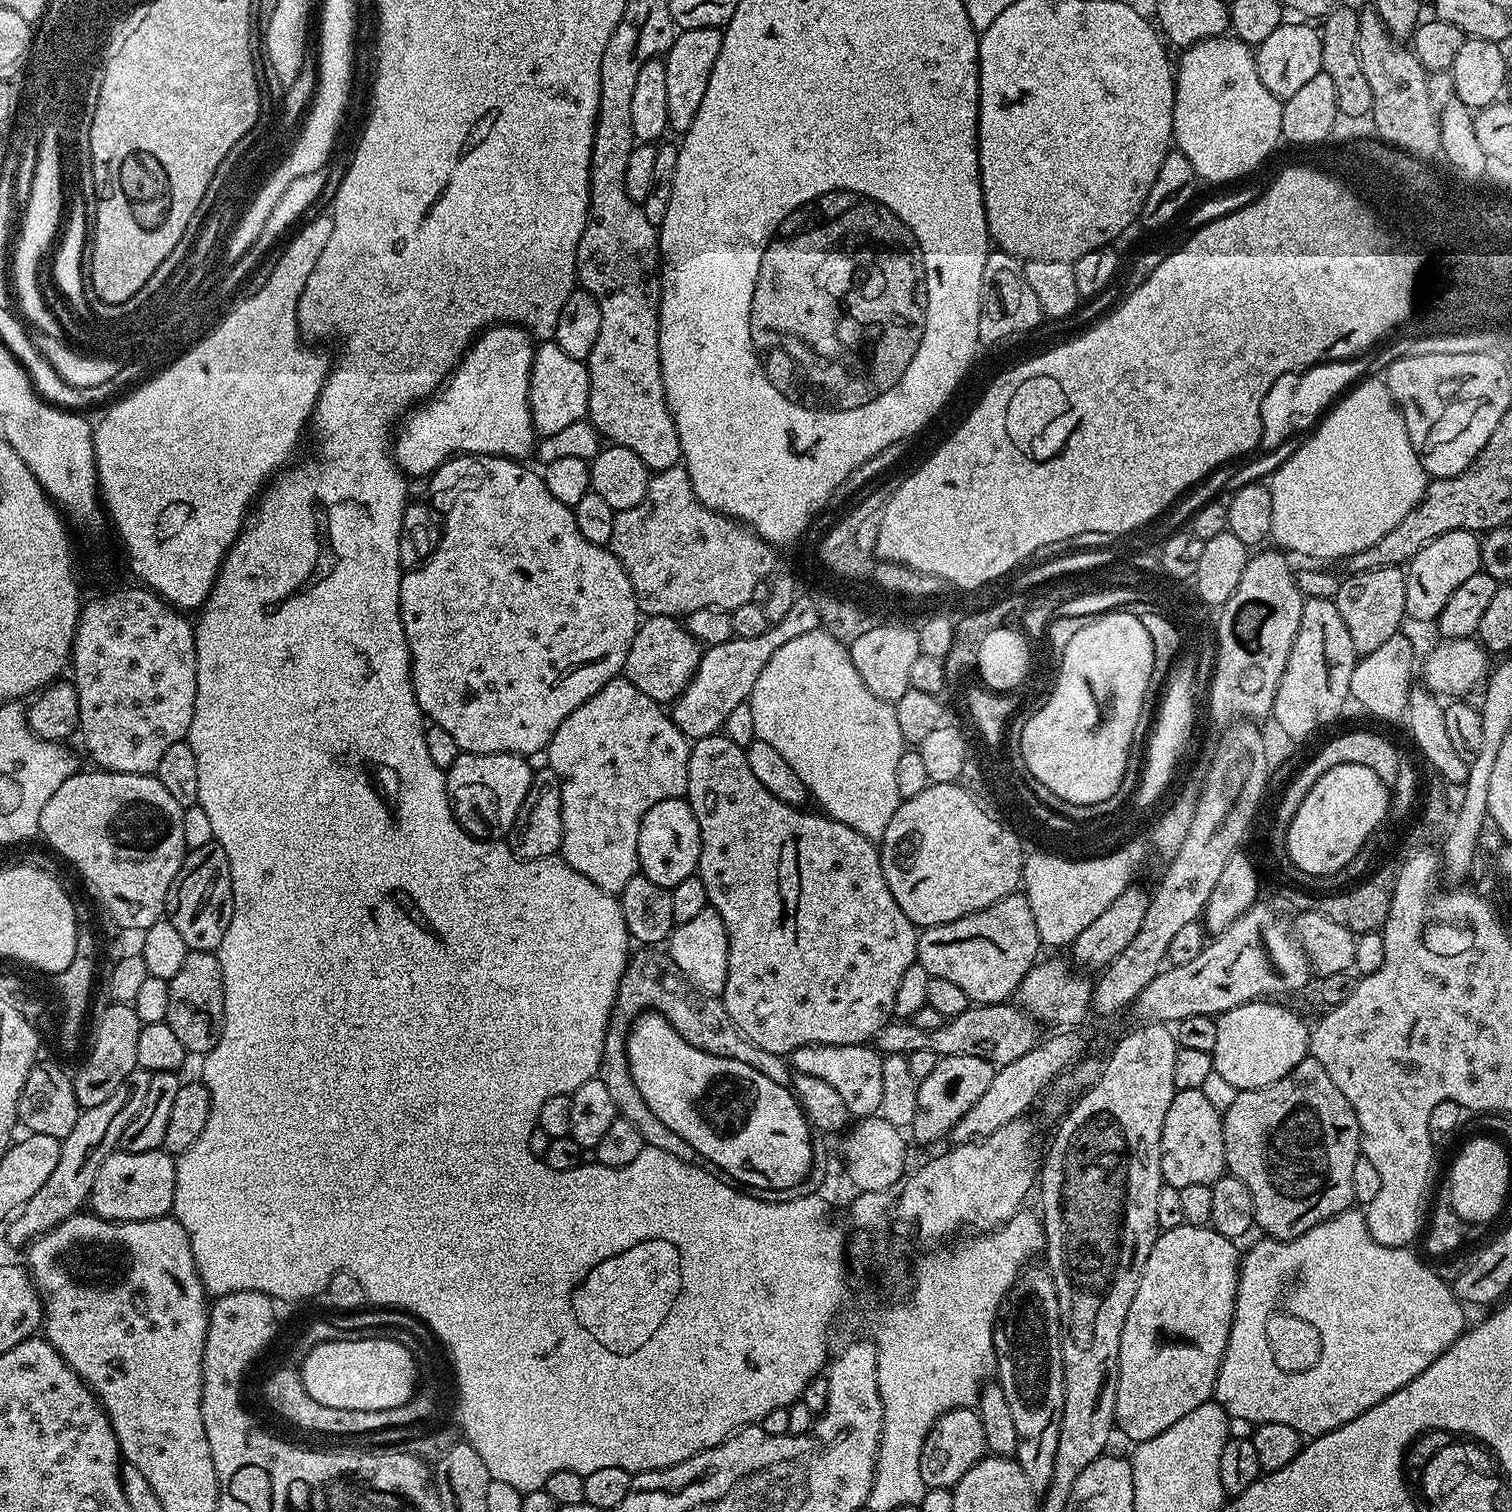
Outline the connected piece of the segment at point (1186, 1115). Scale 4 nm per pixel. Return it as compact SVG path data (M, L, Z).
M1200 1088L1194 1090L1177 1090L1174 1098L1170 1102L1170 1110L1166 1110L1166 1122L1162 1122L1162 1142L1160 1143L1160 1179L1163 1183L1175 1188L1185 1188L1186 1186L1198 1186L1199 1184L1212 1184L1218 1177L1225 1175L1226 1165L1224 1163L1224 1118L1221 1112L1210 1106L1209 1099L1202 1094Z

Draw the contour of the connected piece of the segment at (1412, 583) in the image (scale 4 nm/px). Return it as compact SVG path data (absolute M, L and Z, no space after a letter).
M1454 530L1450 534L1442 534L1442 538L1434 538L1430 546L1422 549L1416 557L1406 565L1406 616L1411 620L1428 620L1435 622L1442 614L1442 606L1450 602L1450 594L1466 582L1466 578L1481 571L1480 558L1481 537L1475 532Z

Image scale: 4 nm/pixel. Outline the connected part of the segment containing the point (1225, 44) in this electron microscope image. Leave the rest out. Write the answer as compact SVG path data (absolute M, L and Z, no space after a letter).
M1226 34L1187 47L1176 64L1172 114L1175 149L1190 162L1197 179L1232 182L1256 169L1281 143L1283 101L1262 85L1255 53Z

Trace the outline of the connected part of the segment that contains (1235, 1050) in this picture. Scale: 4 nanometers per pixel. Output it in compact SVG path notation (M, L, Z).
M1264 998L1252 1000L1216 1017L1218 1038L1214 1038L1212 1067L1236 1089L1270 1086L1270 1082L1278 1082L1278 1078L1290 1074L1309 1055L1309 1025L1304 1025L1298 1013L1268 1003L1272 1002Z

